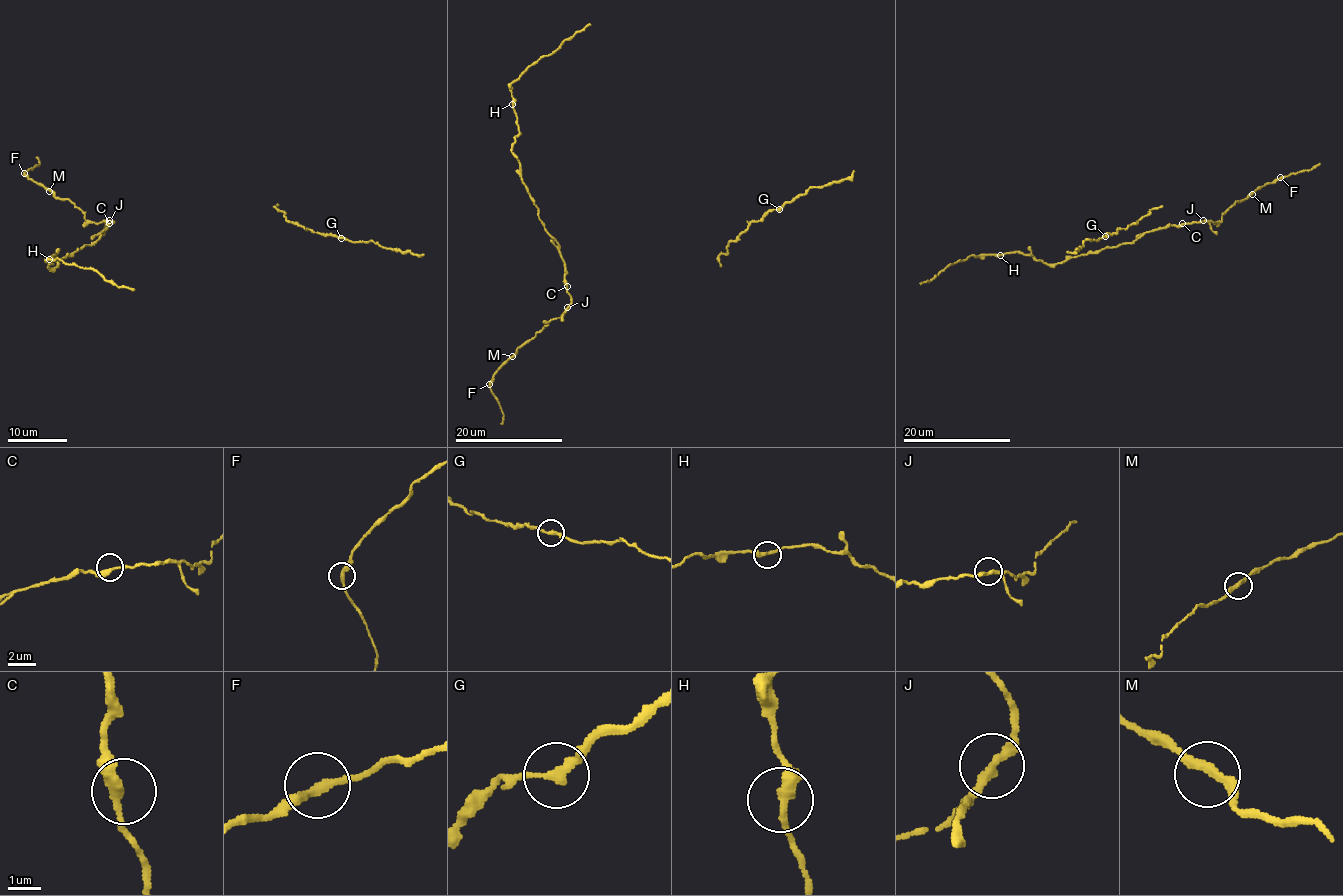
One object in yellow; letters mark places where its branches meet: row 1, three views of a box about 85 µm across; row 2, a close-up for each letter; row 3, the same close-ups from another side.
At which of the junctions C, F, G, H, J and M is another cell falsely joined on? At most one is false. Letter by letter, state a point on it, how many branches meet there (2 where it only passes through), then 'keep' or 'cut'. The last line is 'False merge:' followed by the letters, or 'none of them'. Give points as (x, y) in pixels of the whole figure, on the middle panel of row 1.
C: (567, 286) | 2 | keep
F: (489, 384) | 2 | keep
G: (779, 209) | 2 | keep
H: (512, 104) | 2 | keep
J: (567, 307) | 2 | keep
M: (512, 356) | 2 | keep
False merge: none of them

